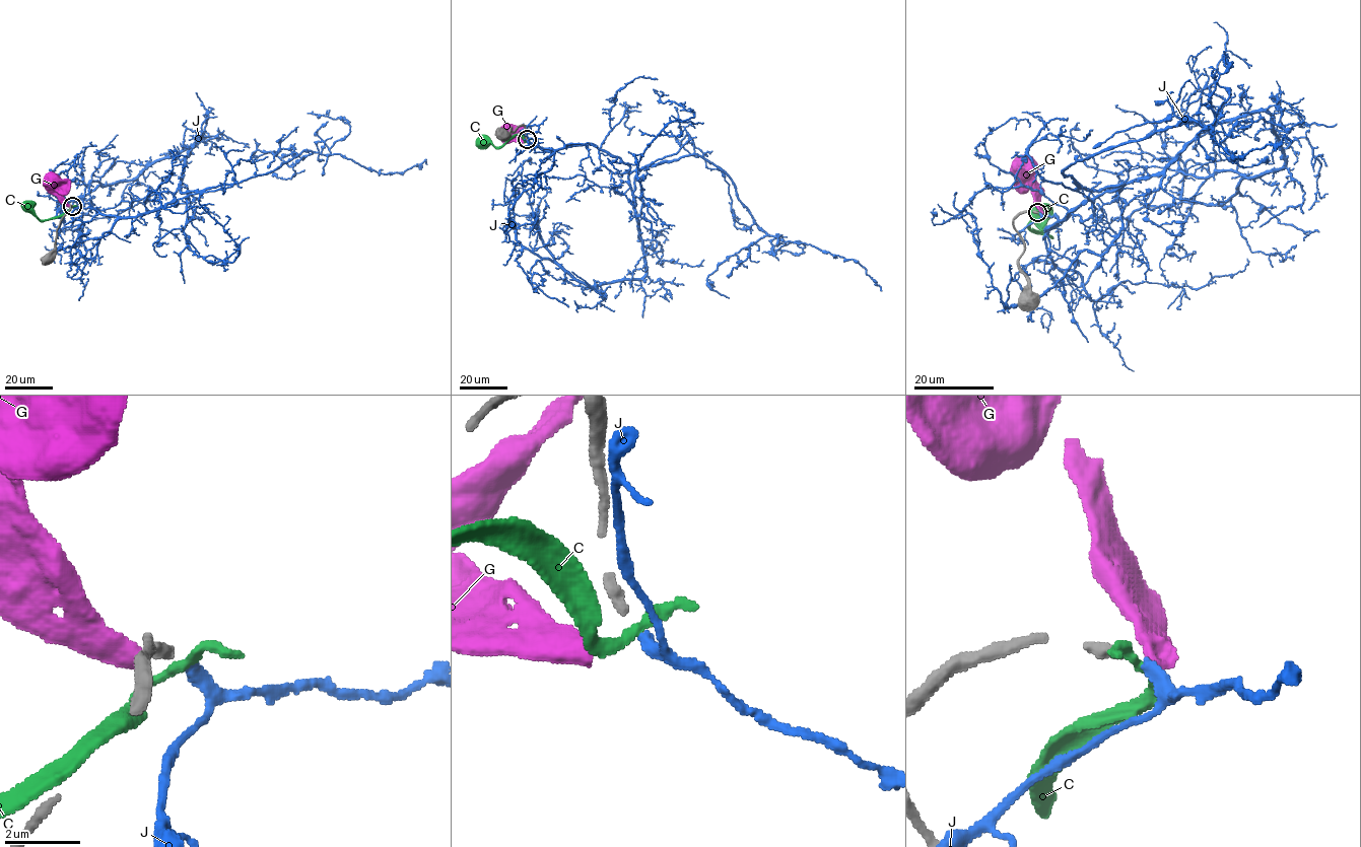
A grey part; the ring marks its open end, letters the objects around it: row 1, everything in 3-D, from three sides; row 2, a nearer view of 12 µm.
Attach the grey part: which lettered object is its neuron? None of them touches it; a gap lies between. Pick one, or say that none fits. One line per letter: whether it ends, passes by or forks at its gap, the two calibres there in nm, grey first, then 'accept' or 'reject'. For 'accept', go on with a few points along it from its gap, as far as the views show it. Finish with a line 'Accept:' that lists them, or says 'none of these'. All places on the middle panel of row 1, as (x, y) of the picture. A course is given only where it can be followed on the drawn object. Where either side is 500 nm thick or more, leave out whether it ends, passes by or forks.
C: it passes by; 300 nm thick on the grey side, 260 nm on the other; reject
G: 300 nm thick on the grey side, 500 nm on the other; reject
J: it ends there; 300 nm thick on the grey side, 360 nm on the other; accept; it runs (527, 141), (553, 151), (596, 145), (630, 166), (645, 274), (591, 287), (525, 249), (506, 226), (505, 177)
Accept: J

